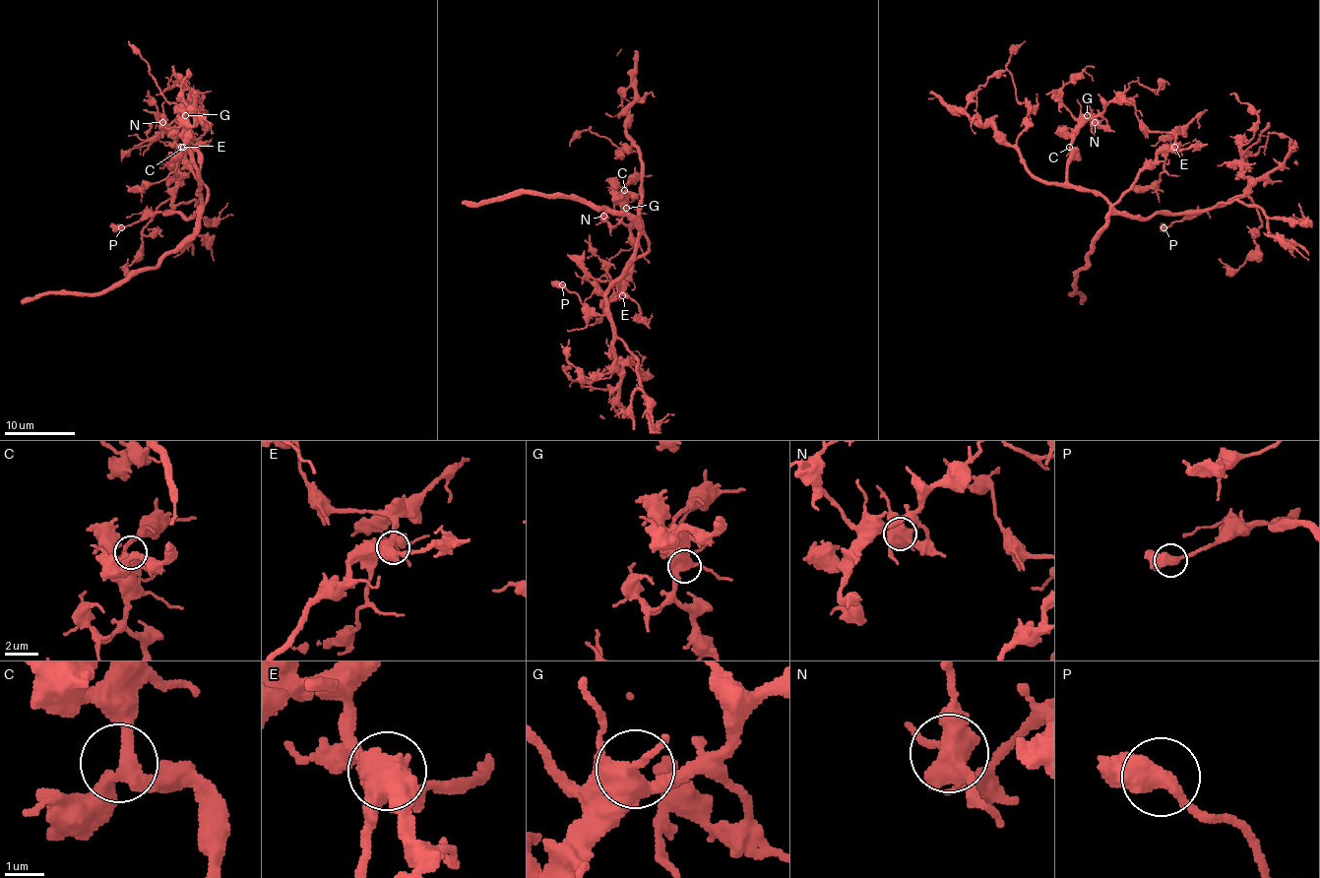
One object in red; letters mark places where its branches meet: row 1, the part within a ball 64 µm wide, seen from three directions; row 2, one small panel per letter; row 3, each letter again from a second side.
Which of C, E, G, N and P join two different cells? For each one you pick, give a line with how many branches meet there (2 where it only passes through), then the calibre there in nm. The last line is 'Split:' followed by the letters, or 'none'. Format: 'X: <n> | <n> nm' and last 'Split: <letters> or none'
Split: none

